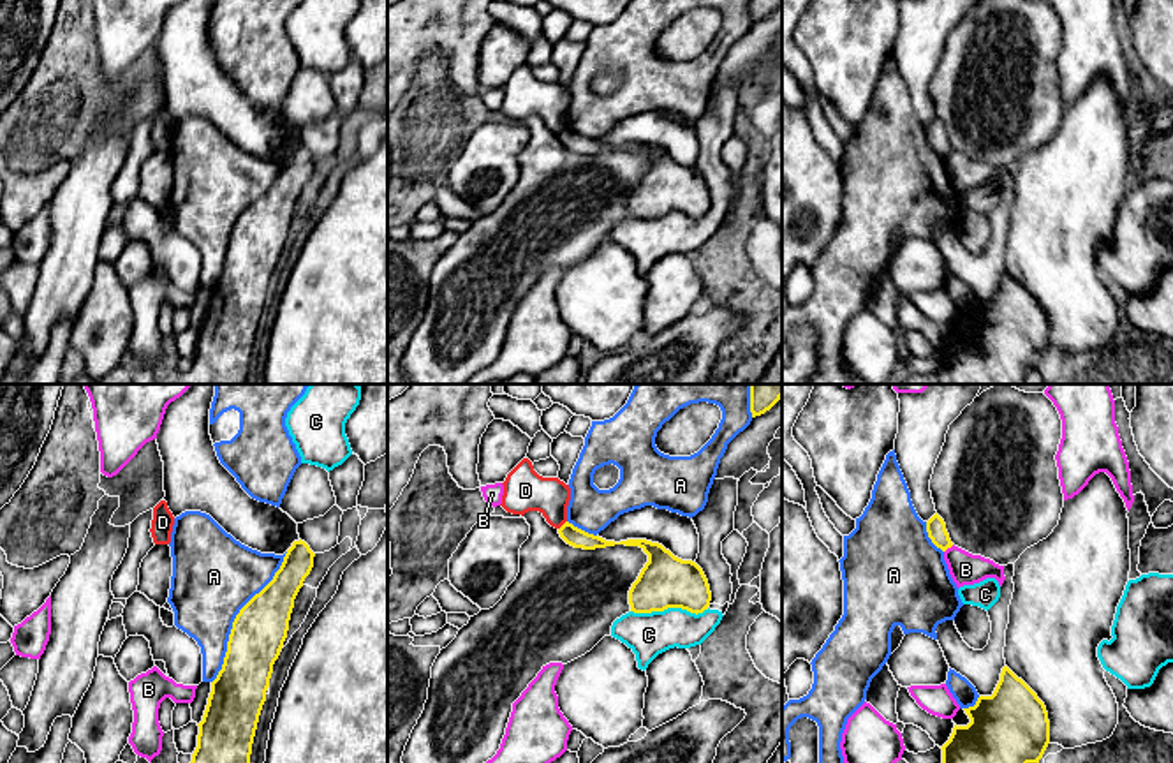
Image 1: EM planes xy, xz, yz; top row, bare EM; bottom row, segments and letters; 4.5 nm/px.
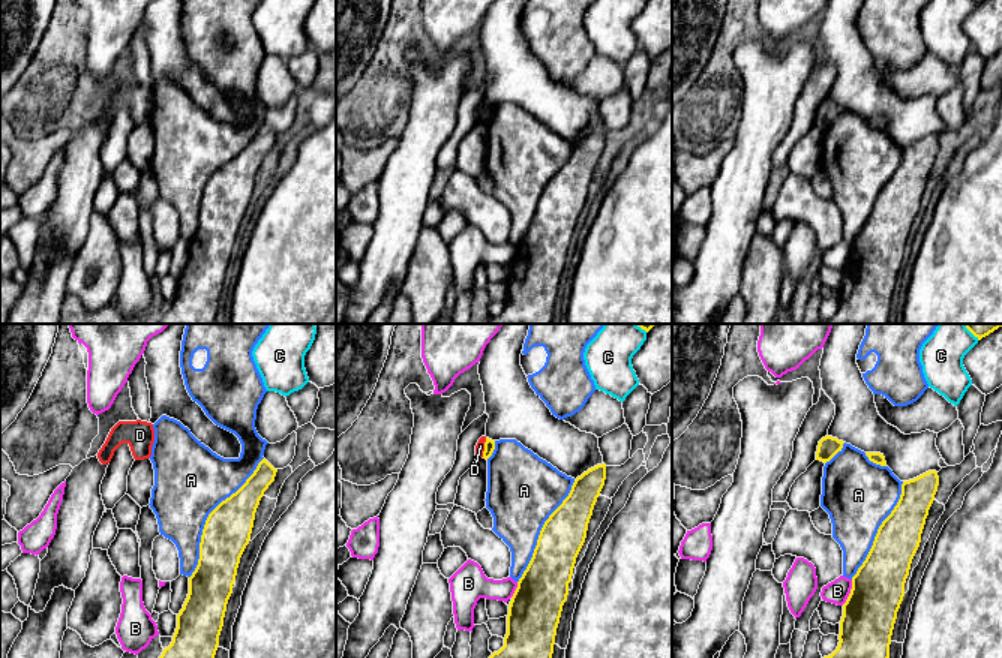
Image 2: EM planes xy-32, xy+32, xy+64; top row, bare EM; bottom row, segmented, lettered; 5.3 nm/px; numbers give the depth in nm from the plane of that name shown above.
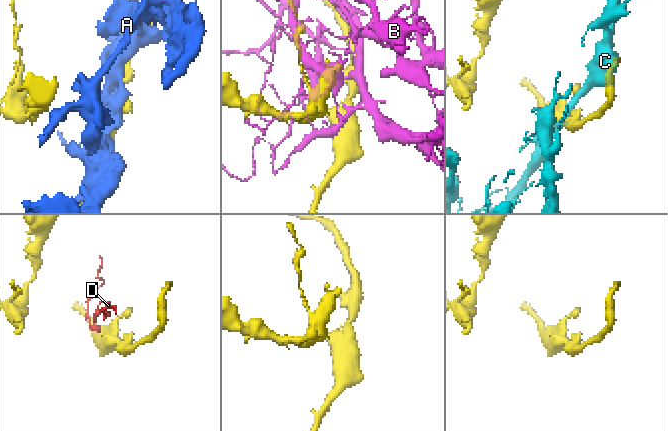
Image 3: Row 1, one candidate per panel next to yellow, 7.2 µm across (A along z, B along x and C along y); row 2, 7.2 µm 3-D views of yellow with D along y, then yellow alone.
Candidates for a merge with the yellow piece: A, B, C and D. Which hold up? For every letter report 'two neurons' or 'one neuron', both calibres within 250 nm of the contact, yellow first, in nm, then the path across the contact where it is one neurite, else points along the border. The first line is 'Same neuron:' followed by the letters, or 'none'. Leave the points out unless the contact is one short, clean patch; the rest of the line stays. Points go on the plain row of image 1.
Same neuron: none
A: two neurons; calibres 240 and 380 nm
B: two neurons; calibres 90 and 140 nm
C: two neurons; calibres 240 and 200 nm
D: two neurons; calibres 90 and 190 nm; border xz (566, 125), (559, 134)

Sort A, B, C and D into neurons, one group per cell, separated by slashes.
A / B / C / D

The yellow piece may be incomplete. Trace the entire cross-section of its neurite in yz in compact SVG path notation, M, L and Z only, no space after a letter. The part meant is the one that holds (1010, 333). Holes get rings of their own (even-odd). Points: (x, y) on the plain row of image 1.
M1007 271L992 301L979 301L974 312L963 314L970 328L953 333L949 345L941 352L942 368L935 374L912 372L900 384L1025 384L1025 370L1039 368L1050 349L1050 326L1044 308Z

